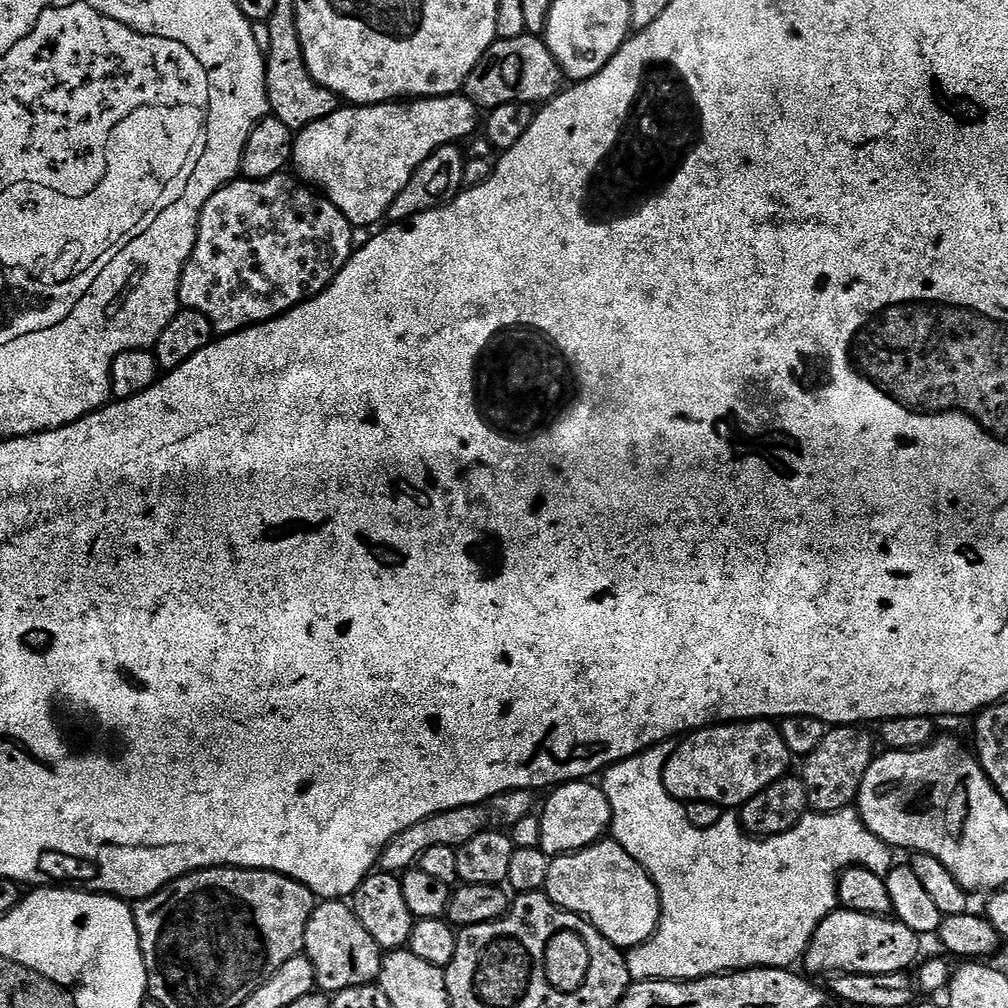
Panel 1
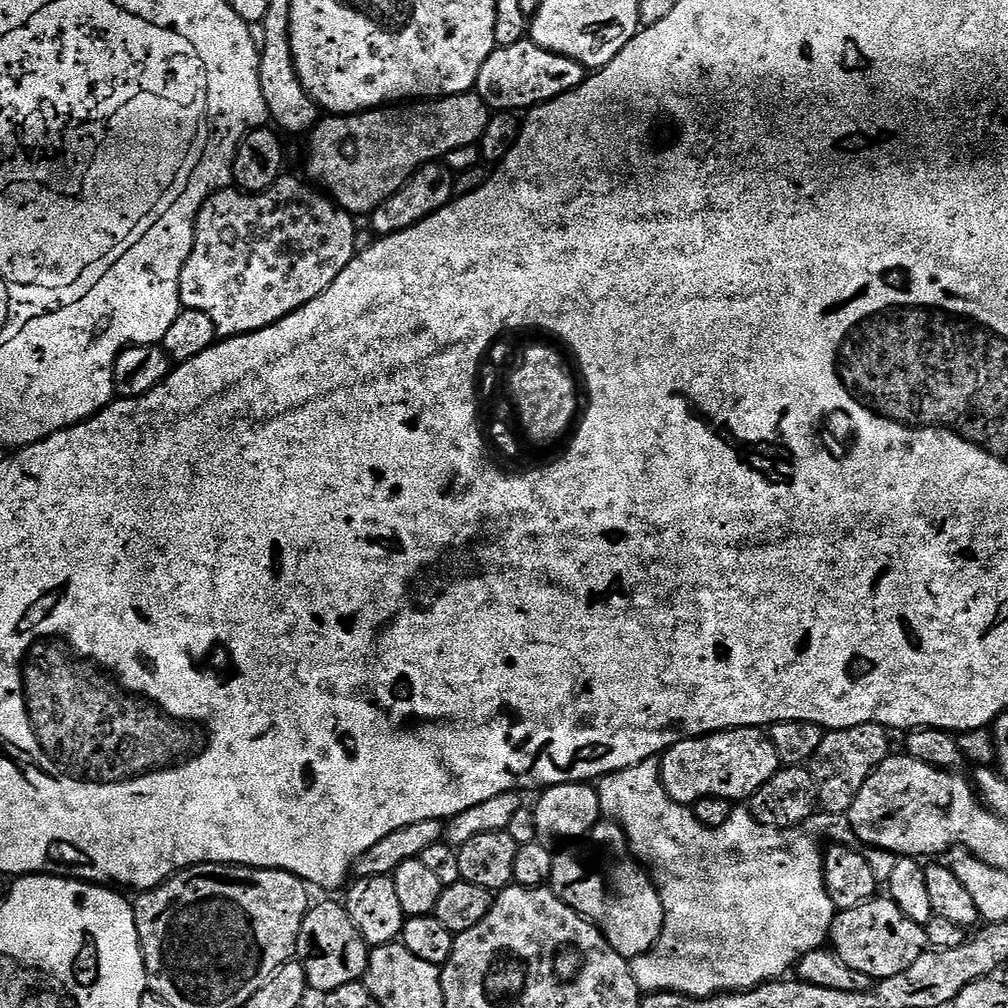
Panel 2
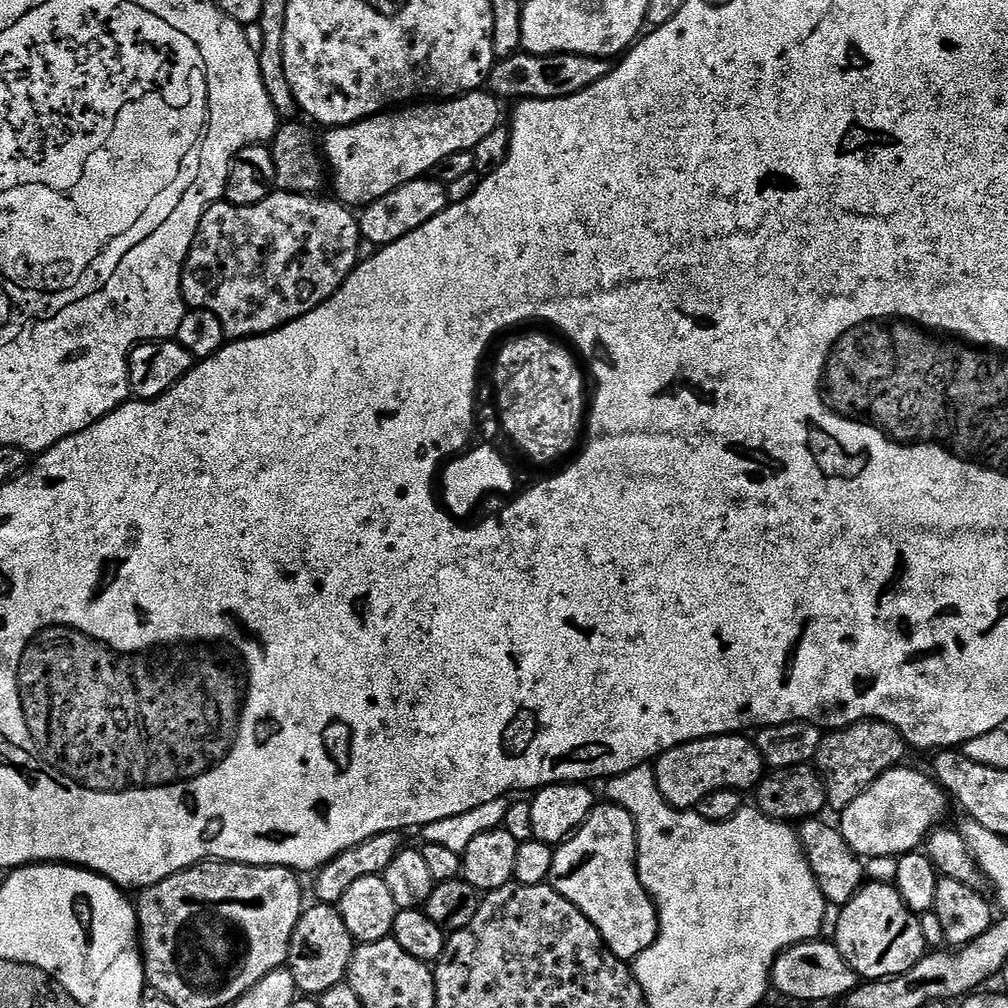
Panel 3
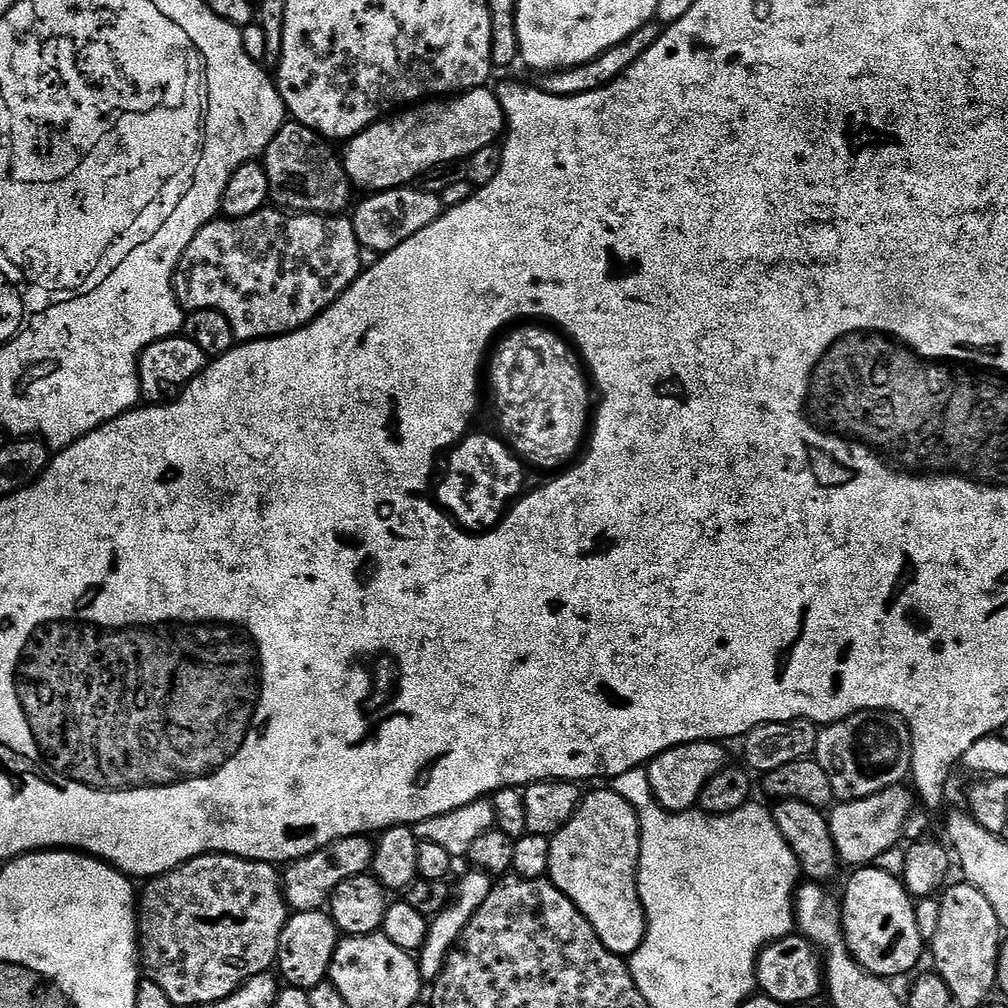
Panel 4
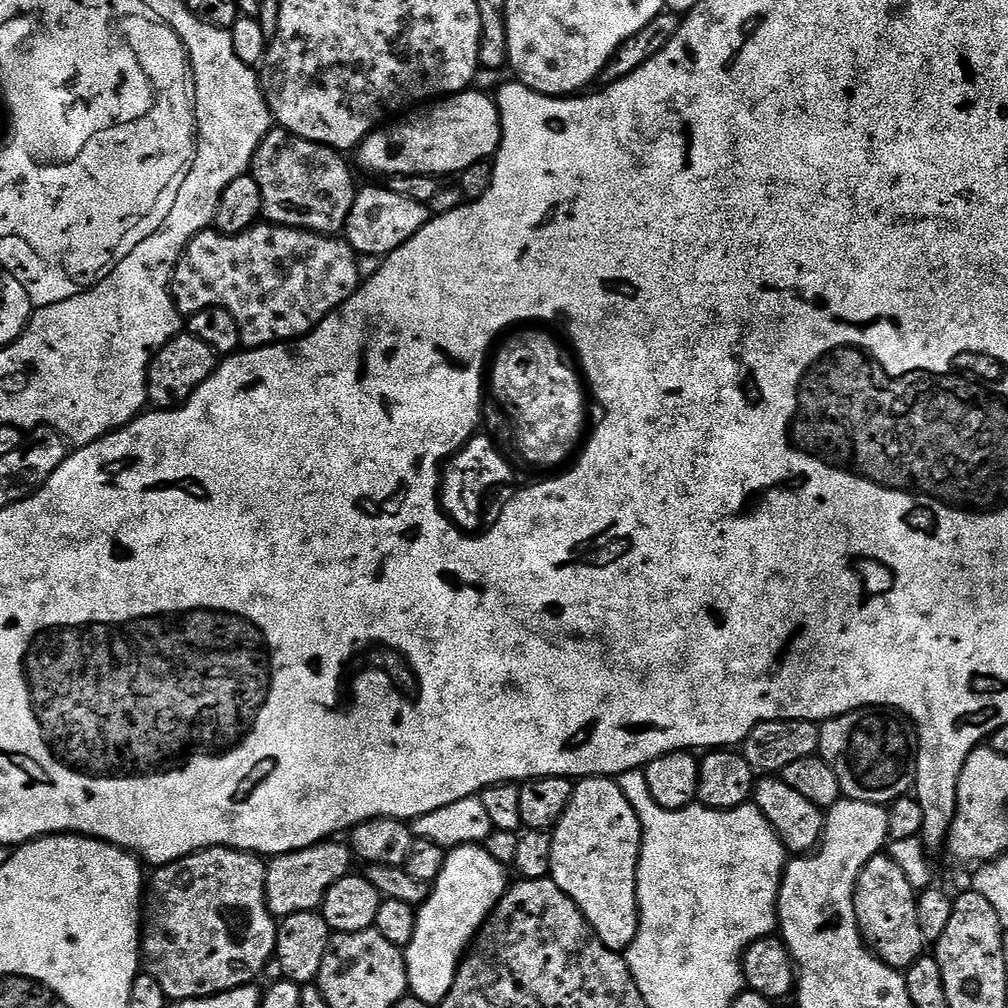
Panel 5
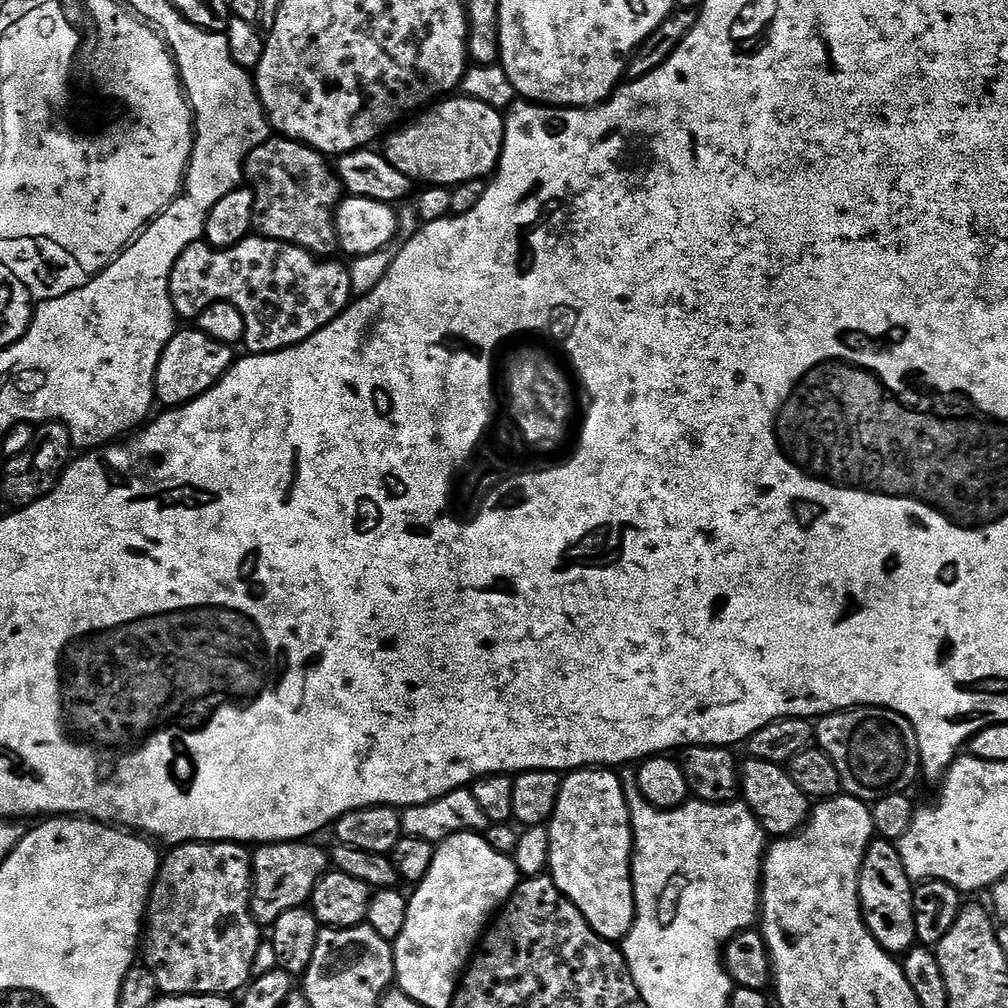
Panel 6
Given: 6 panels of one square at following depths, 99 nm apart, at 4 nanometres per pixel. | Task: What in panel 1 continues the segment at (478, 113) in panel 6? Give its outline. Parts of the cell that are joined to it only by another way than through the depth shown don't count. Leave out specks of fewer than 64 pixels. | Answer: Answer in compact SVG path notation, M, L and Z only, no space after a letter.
M463 94L454 96L434 96L431 98L412 98L407 102L389 102L386 104L365 104L363 106L340 106L334 114L330 114L326 118L322 118L318 122L314 122L310 126L306 126L300 132L295 133L292 141L292 163L295 175L299 177L303 183L311 186L313 189L319 190L323 195L328 197L329 202L338 210L342 210L342 214L346 219L357 228L366 228L376 226L376 223L387 217L390 202L394 202L394 198L398 198L398 194L402 194L402 190L406 187L406 182L410 182L410 178L414 174L414 170L418 170L418 166L422 166L422 162L426 162L426 158L430 158L430 154L434 154L434 150L438 150L447 144L459 145L467 141L469 137L477 131L478 128L478 109L474 101L469 100Z

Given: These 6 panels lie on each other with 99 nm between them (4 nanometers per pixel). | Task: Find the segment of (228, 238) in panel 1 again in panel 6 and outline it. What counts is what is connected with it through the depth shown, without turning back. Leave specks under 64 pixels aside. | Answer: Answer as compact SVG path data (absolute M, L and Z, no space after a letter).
M255 234L248 235L245 240L238 242L233 248L212 248L206 242L197 242L186 246L186 250L182 250L178 262L174 262L174 270L168 275L168 289L170 290L170 298L172 299L174 310L177 317L180 318L184 318L184 316L195 318L199 316L203 308L210 306L214 302L230 302L234 306L238 306L238 314L242 314L242 318L246 322L246 330L242 341L243 347L248 347L245 349L252 354L257 352L277 352L283 348L293 348L294 345L300 344L306 338L310 338L318 329L324 328L334 318L341 316L345 308L352 303L354 293L352 291L352 279L348 273L349 265L347 263L339 264L338 261L339 259L336 258L317 258L293 244L278 242Z

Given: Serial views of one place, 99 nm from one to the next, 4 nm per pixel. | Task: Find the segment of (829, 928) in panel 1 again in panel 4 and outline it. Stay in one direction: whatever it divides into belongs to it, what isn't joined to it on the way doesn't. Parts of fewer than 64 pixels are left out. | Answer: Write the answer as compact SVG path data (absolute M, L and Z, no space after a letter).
M860 866L848 880L842 895L842 919L844 922L844 944L848 952L859 962L870 975L881 978L893 978L892 976L904 976L907 972L917 971L916 963L920 955L925 955L926 942L922 934L918 934L918 918L916 917L916 905L914 897L909 894L901 877L894 874L886 874L886 870L875 866Z

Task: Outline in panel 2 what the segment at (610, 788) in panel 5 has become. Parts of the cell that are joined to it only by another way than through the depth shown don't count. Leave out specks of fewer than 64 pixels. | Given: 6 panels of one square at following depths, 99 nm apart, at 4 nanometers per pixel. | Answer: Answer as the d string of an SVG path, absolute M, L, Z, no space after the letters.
M611 818L601 819L600 823L593 826L590 840L593 840L592 848L585 852L564 852L556 856L550 887L554 894L558 894L558 898L562 898L562 902L592 921L604 933L610 946L614 946L614 950L618 950L618 954L630 962L635 956L649 952L658 942L664 929L664 907L652 877L629 851L628 839L620 824Z

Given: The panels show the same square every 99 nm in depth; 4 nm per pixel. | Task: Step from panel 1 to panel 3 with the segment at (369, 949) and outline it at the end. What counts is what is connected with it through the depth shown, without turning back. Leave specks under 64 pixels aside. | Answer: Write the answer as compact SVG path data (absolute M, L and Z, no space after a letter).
M319 902L313 905L313 908L312 905L305 907L298 918L298 926L294 926L286 965L290 974L294 974L297 993L308 998L318 998L326 990L345 983L357 946L350 930L346 930L346 922L342 922L339 907Z

